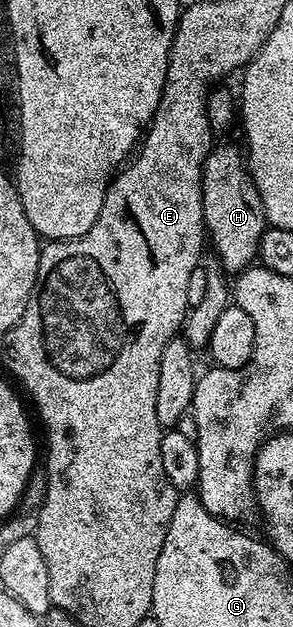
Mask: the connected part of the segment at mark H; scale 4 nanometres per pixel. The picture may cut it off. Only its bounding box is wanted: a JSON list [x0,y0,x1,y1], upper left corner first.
[202,145,268,272]

